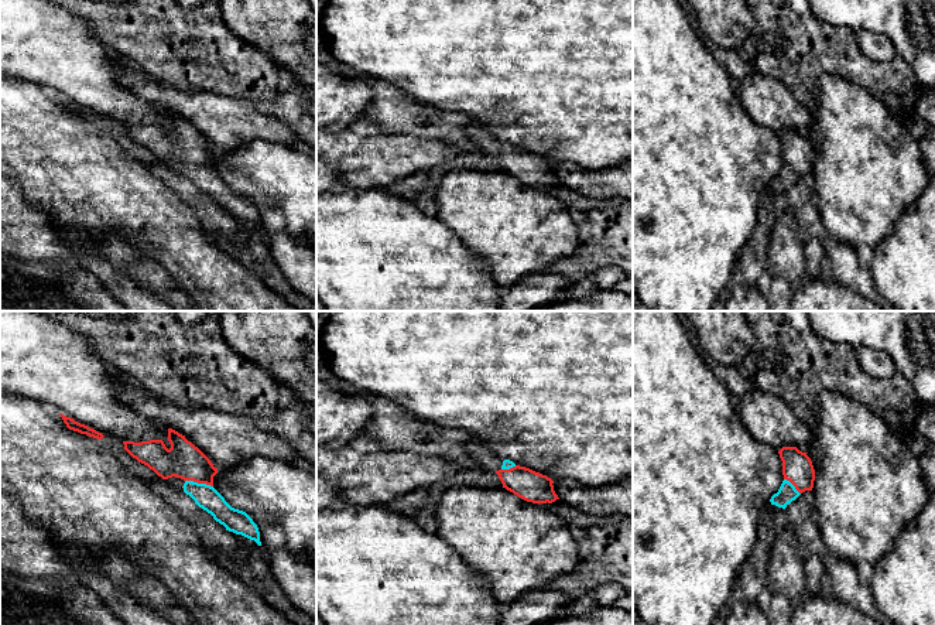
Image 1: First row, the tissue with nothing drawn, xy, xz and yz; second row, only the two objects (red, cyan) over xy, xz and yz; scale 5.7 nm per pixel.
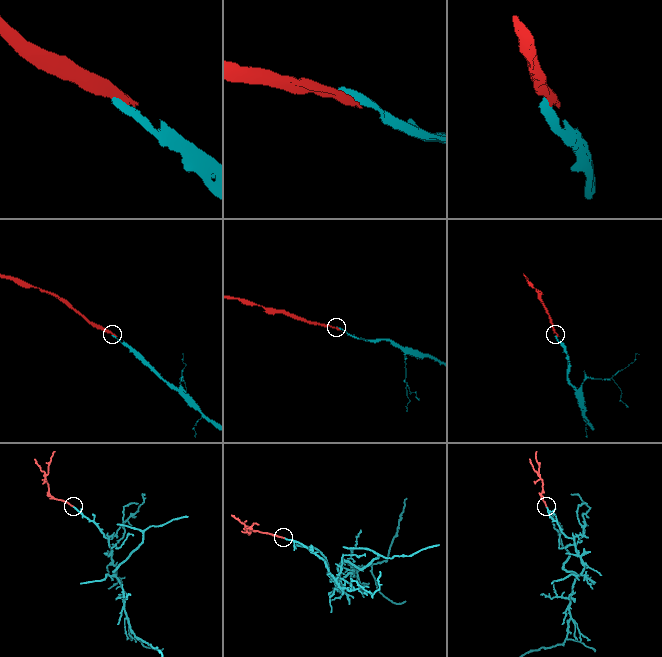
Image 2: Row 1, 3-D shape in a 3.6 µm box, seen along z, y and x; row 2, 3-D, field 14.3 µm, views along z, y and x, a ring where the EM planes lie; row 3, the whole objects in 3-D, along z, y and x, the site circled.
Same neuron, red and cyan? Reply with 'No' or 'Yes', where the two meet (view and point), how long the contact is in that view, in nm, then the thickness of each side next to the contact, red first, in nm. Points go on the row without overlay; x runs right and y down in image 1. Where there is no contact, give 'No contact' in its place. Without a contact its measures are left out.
Yes. Touches red at xy (199, 166). Shared border 170 nm. Thickness 200 nm (red) against 140 nm

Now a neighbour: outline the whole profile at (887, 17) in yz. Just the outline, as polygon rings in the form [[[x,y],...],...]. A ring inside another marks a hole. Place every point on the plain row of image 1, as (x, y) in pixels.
[[[808,0],[809,13],[836,27],[887,37],[922,86],[935,85],[935,0]]]

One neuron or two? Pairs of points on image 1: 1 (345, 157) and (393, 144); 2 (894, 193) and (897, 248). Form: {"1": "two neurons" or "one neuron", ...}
{"1": "one neuron", "2": "two neurons"}

